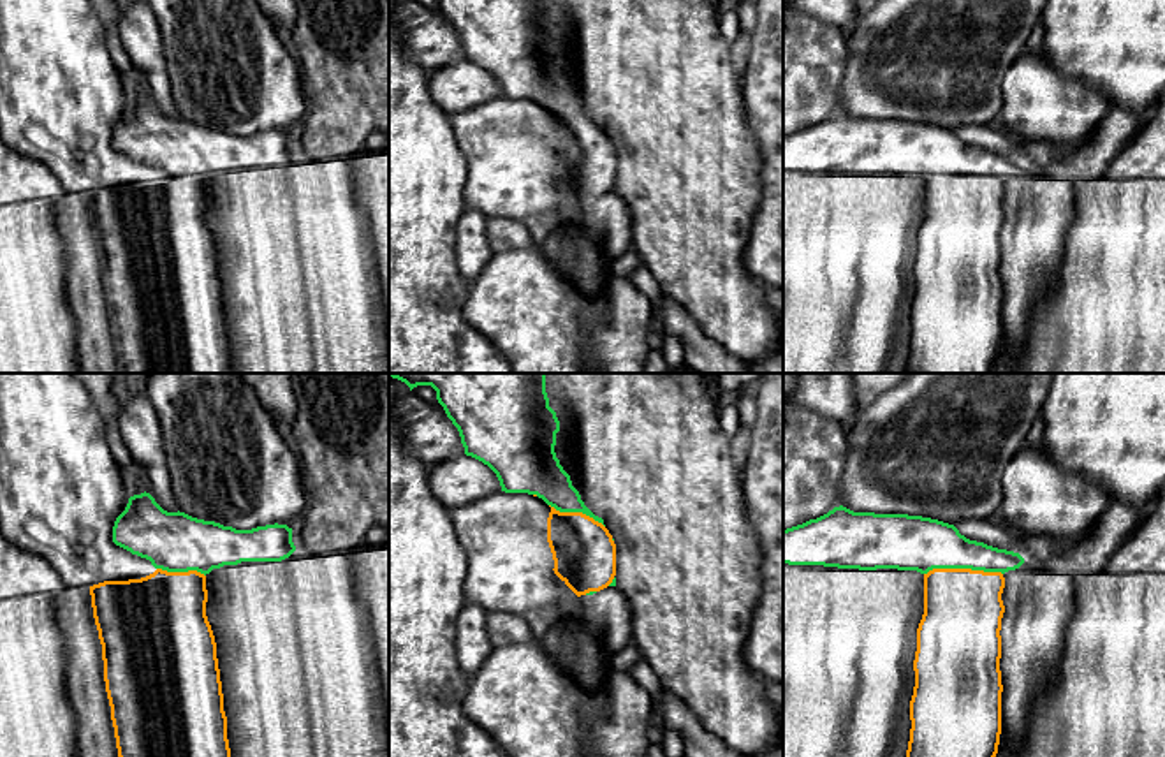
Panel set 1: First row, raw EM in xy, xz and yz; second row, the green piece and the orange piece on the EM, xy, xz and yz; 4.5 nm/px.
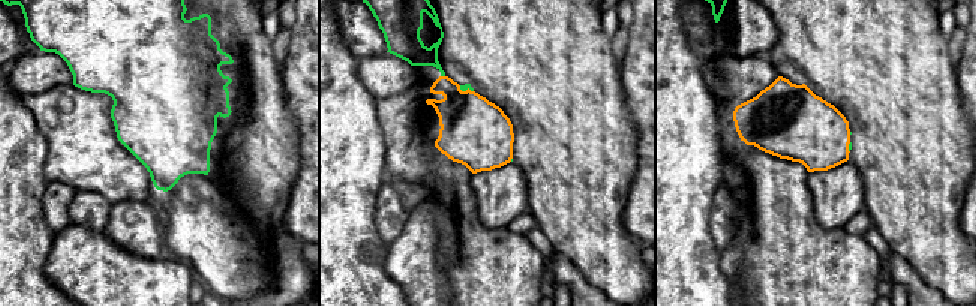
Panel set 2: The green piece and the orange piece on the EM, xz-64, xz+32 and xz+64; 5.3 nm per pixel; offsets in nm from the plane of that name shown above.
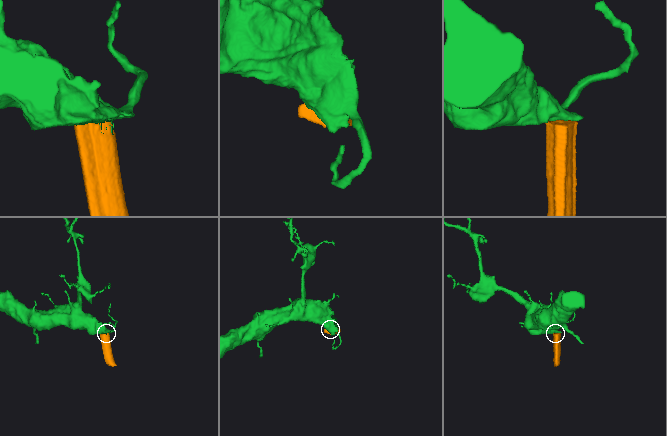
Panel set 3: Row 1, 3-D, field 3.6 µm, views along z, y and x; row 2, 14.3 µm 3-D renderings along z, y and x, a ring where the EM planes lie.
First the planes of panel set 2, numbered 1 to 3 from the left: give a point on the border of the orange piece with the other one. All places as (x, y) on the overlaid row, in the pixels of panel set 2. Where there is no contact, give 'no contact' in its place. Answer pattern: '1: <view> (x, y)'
1: no contact
2: xz+32 (443, 75)
3: xz+64 (849, 147)

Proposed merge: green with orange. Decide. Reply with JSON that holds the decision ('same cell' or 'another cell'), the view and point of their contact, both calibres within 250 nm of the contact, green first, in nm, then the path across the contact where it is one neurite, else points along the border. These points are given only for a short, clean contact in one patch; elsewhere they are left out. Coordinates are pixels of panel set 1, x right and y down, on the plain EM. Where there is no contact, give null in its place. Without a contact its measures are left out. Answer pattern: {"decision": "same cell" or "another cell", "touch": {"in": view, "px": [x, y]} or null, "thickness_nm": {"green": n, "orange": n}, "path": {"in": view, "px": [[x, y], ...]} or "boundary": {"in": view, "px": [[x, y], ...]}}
{"decision": "another cell", "touch": {"in": "yz", "px": [963, 173]}, "thickness_nm": {"green": 240, "orange": 360}}

